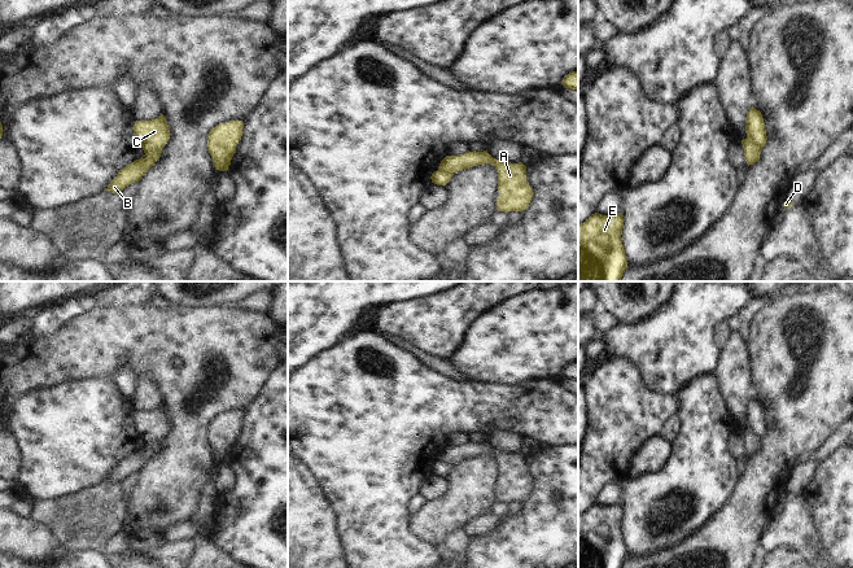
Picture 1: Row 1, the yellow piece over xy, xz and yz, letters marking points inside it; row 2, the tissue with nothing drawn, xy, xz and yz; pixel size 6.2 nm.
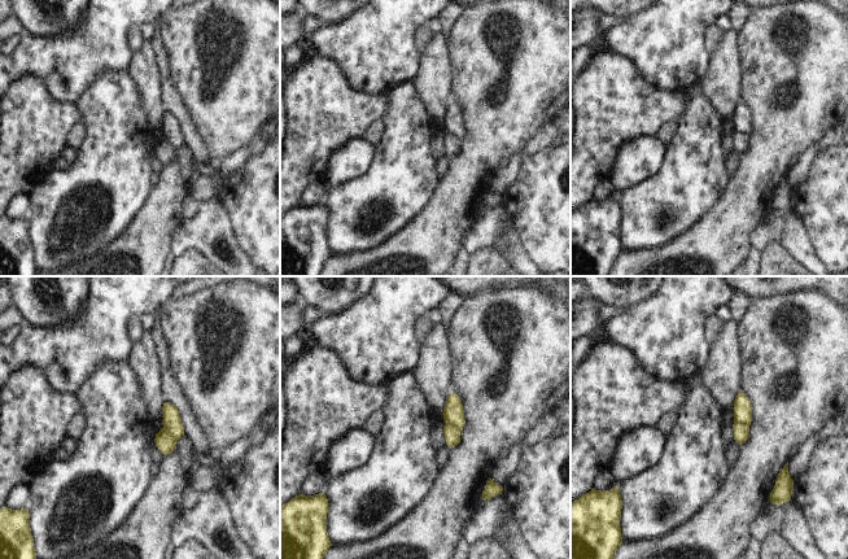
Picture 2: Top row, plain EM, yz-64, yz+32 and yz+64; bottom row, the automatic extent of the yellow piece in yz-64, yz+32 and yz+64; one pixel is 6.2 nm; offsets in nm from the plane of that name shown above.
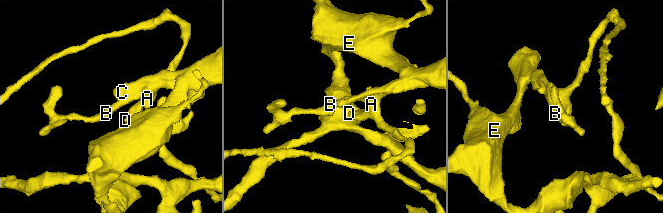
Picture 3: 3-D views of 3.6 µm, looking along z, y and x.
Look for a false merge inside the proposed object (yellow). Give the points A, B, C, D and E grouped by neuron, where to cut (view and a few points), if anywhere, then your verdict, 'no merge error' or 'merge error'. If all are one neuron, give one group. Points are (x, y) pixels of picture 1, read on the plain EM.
A B D / C E; cut in xy along (161, 438), (145, 445); merge error

